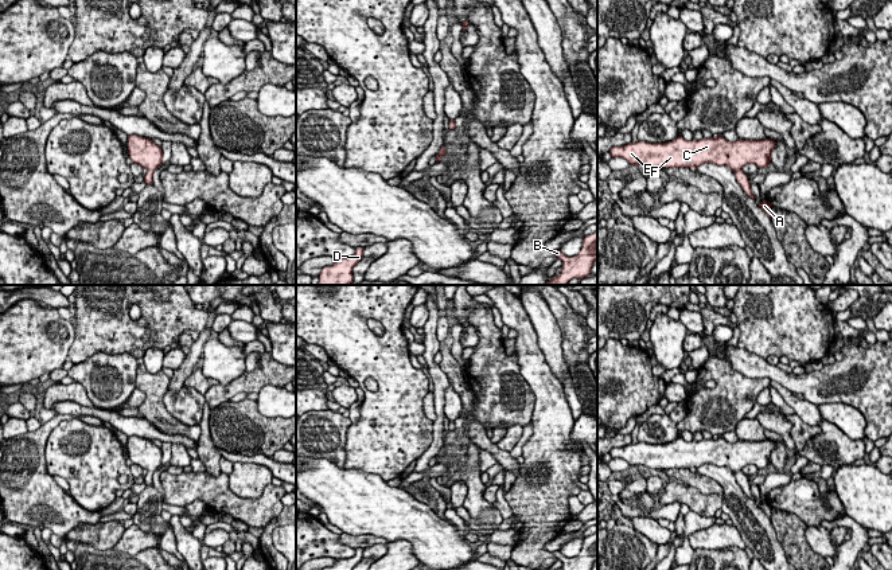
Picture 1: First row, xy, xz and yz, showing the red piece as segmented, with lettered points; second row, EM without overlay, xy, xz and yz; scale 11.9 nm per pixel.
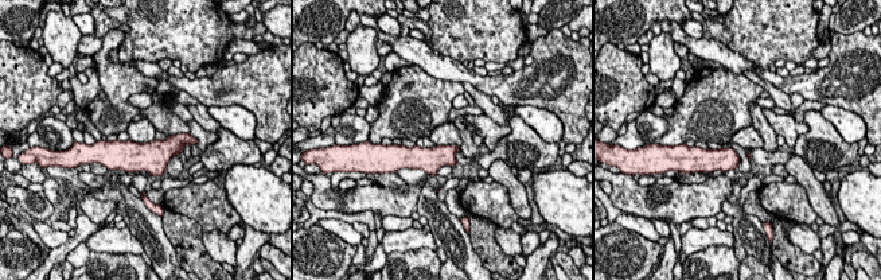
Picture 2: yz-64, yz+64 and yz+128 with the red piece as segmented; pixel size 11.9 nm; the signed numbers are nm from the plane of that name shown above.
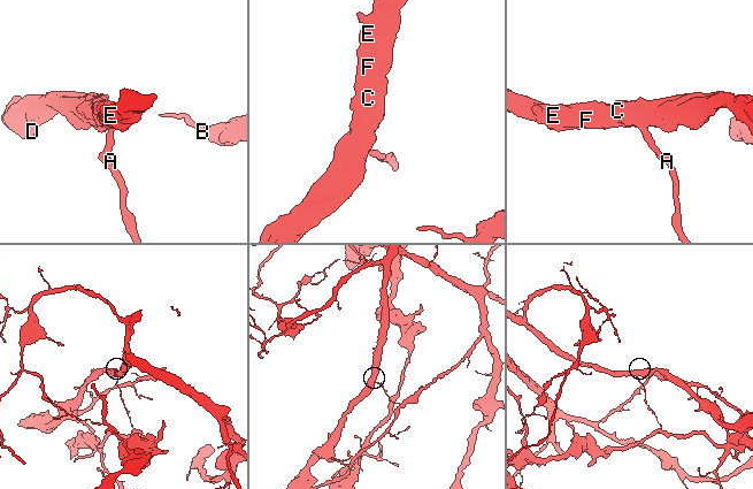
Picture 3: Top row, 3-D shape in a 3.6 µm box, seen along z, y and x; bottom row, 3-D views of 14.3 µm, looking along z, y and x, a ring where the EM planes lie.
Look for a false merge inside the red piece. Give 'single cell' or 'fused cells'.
fused cells

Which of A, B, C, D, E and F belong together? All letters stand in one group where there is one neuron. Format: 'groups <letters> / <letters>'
groups A B / C D E F

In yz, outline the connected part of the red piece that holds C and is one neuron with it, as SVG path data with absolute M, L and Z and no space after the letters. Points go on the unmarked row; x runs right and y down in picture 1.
M682 437L667 444L636 442L616 446L609 450L612 458L623 458L630 466L651 469L694 469L704 464L728 466L736 476L745 465L757 469L768 468L775 441L740 441L728 442L722 437L701 441L685 441Z

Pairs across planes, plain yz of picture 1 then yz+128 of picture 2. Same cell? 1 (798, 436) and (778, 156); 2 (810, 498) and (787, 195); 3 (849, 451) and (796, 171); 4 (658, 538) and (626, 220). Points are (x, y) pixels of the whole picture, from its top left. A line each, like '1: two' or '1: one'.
1: two
2: one
3: two
4: one

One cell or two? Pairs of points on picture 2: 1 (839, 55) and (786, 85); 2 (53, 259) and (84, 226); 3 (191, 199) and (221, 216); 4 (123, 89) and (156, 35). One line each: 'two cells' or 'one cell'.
1: one cell
2: one cell
3: one cell
4: two cells

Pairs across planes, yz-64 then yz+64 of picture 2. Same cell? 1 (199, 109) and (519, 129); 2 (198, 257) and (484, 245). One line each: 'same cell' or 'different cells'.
1: different cells
2: same cell

